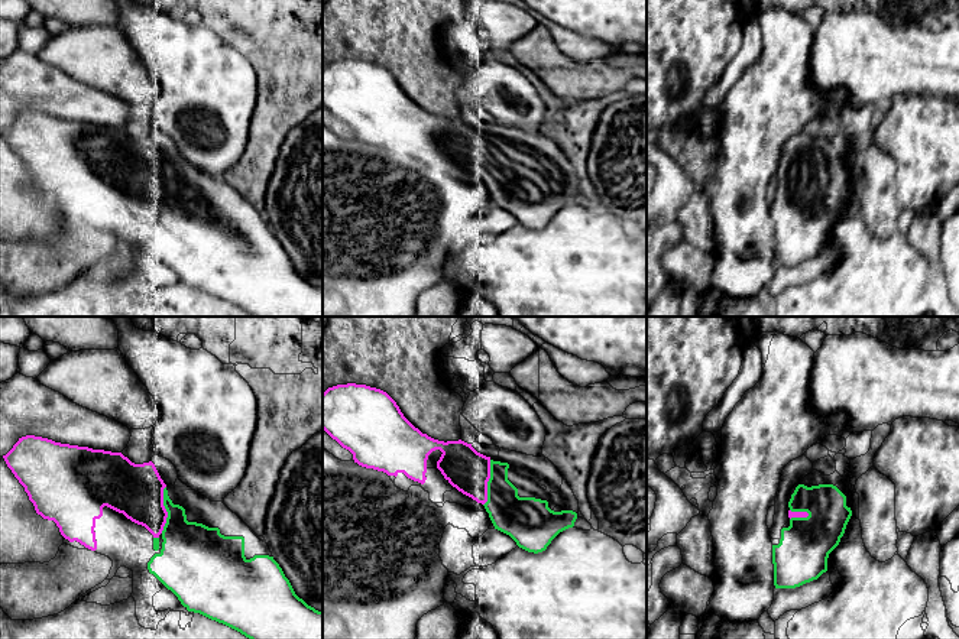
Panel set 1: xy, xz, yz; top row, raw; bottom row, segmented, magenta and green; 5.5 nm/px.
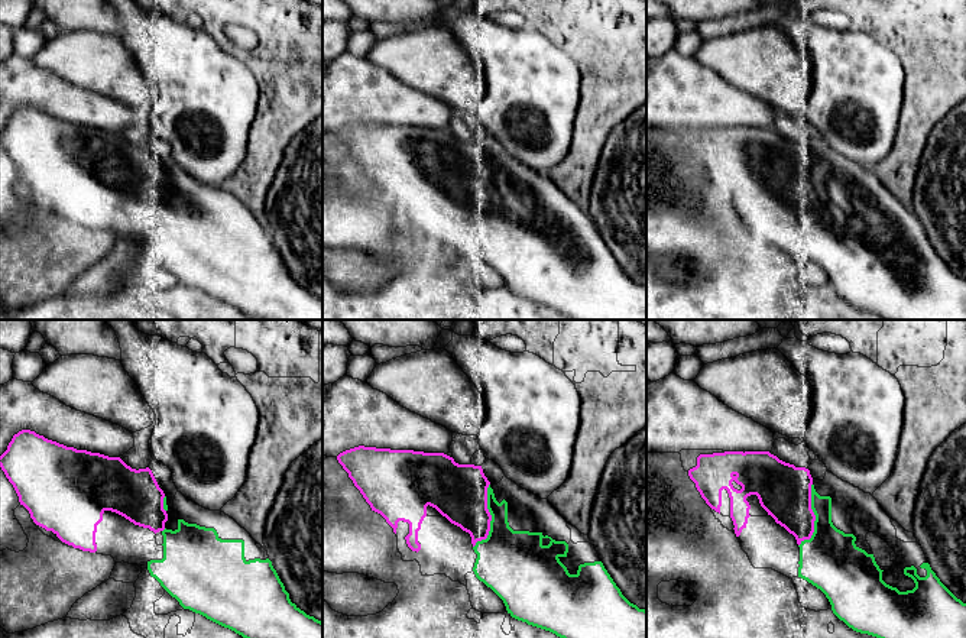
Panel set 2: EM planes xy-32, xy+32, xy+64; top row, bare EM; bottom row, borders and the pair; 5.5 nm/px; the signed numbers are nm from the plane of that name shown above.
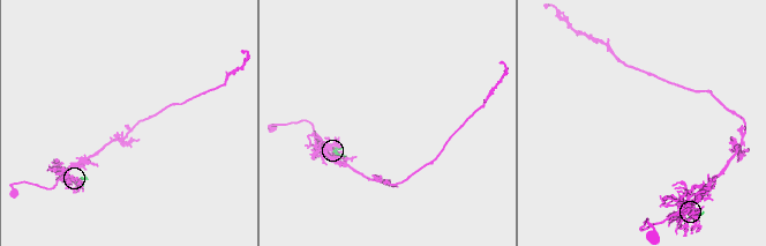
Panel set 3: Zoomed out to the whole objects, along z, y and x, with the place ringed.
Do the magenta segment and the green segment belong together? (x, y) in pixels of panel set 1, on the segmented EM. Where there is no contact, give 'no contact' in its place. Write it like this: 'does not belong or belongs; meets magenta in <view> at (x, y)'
belongs; meets magenta in xy at (165, 509)

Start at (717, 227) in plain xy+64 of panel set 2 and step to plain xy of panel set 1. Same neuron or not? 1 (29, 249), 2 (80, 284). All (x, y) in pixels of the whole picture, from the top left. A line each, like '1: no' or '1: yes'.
1: no
2: yes

